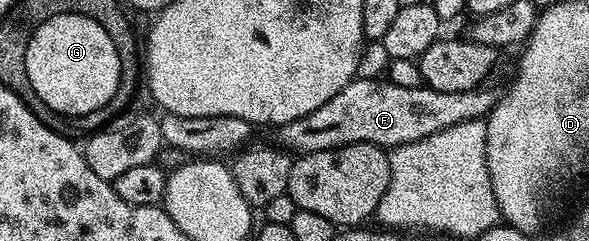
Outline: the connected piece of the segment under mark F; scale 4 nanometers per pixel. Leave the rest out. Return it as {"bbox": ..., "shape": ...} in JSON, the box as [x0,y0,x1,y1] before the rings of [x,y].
{"bbox":[275,78,498,155],"shape":[[[353,78],[350,84],[346,84],[346,88],[342,88],[342,92],[330,96],[322,108],[314,108],[314,112],[298,120],[290,120],[285,126],[275,127],[275,141],[283,149],[297,155],[333,150],[359,142],[391,148],[417,142],[466,120],[484,118],[496,105],[498,97],[497,91],[489,88],[438,92],[426,85],[399,87],[381,78]]]}

